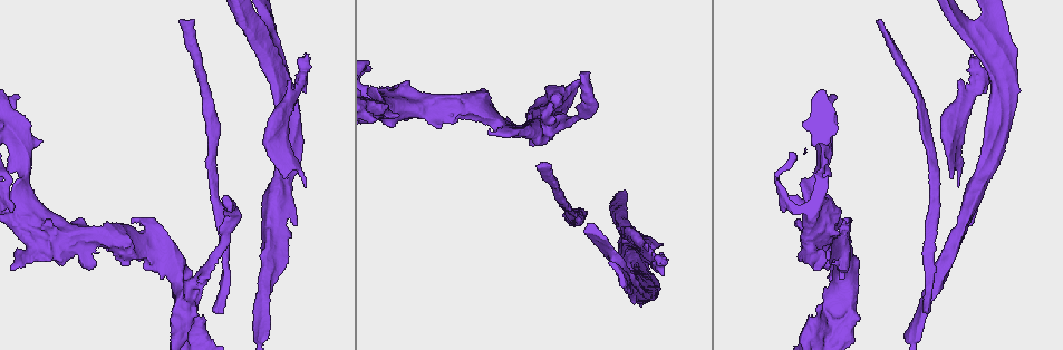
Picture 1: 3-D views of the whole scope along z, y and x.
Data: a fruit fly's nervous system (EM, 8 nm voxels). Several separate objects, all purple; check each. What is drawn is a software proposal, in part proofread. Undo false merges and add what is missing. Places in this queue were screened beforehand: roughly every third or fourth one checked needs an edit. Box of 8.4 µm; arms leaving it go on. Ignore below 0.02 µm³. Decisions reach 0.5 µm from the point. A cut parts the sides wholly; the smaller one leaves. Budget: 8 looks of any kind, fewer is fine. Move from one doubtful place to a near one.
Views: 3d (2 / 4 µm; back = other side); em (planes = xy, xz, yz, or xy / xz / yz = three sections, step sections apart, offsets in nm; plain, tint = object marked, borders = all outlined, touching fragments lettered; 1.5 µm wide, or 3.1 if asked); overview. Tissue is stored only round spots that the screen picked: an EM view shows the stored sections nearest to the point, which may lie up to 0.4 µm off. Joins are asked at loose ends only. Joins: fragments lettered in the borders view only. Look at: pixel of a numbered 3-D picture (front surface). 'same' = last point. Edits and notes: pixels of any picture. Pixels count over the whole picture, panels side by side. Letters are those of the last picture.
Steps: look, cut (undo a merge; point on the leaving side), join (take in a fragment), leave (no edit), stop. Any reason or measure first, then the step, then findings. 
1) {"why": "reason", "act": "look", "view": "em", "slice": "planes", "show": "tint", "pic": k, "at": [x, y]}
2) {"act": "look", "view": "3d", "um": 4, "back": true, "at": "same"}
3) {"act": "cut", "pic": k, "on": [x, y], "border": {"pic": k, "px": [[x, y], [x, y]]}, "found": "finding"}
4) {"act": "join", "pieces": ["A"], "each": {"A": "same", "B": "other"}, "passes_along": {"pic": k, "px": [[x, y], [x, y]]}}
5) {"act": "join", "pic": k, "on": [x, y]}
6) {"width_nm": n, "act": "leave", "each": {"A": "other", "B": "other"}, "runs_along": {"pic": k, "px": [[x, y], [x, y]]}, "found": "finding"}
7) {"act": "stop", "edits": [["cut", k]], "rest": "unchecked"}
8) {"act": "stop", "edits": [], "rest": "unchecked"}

{"why": "tapers out", "act": "look", "view": "3d", "um": 4, "pic": 1, "at": [581, 73]}

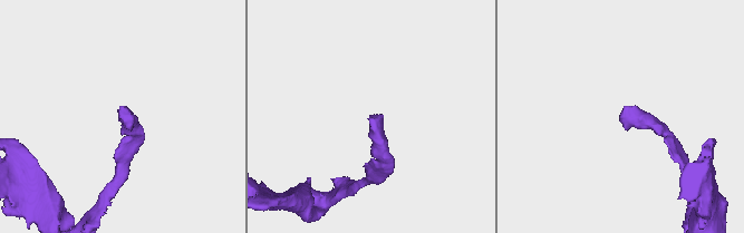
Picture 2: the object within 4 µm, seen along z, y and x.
{"why": "shape alone is not enough", "act": "look", "view": "em", "slice": "planes", "show": "borders", "pic": 2, "at": [368, 119]}

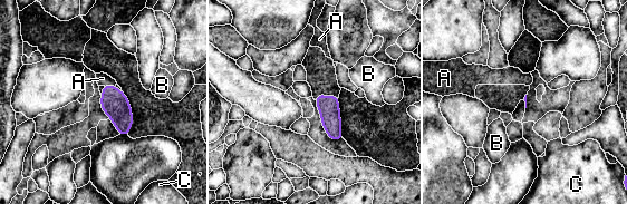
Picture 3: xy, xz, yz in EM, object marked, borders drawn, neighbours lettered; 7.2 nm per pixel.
{"longest_contact_nm": ["A", 100], "act": "join", "pieces": ["A"], "each": {"A": "same", "B": "other", "C": "other"}, "found": "it goes on there"}

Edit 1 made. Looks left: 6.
{"act": "look", "view": "overview"}

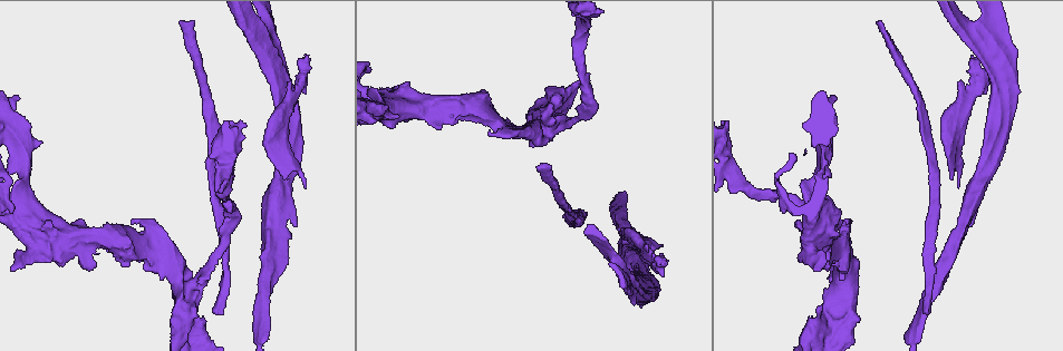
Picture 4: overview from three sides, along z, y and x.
{"why": "free end", "act": "look", "view": "em", "slice": "planes", "show": "tint", "pic": 4, "at": [922, 311]}

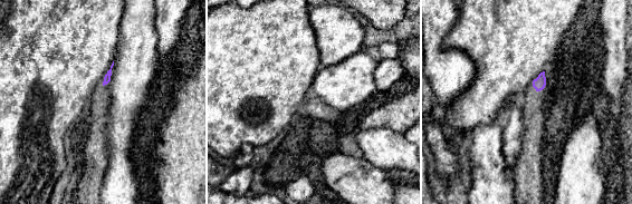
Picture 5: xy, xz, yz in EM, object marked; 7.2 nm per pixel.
{"why": "see the neighbours", "act": "look", "view": "em", "slice": "planes", "show": "borders", "at": "same"}

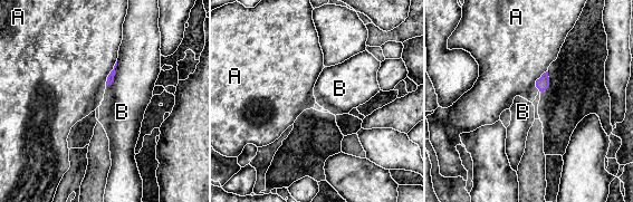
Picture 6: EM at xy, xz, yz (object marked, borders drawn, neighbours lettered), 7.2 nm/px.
{"act": "leave", "each": {"A": "other", "B": "other"}, "found": "no lettered fragment goes on from it"}

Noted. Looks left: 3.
{"why": "an open end", "act": "look", "view": "3d", "um": 4, "pic": 4, "at": [648, 245]}

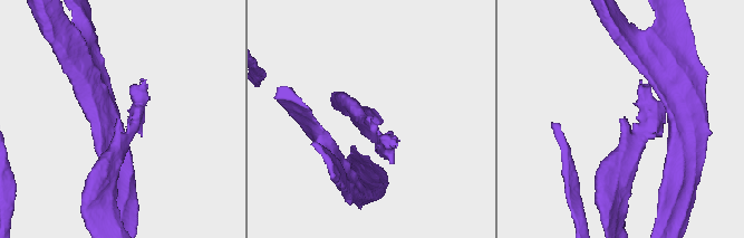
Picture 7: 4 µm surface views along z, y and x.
{"why": "need the tissue", "act": "look", "view": "em", "slice": "planes", "show": "borders", "pic": 7, "at": [118, 119]}

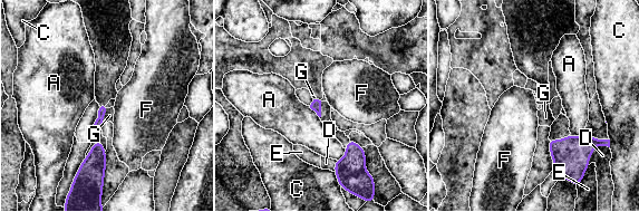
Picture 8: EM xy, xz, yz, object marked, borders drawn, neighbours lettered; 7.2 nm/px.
{"act": "leave", "each": {"A": "other", "C": "other", "D": "other", "E": "other", "F": "other", "G": "other"}, "found": "no lettered fragment goes on from it"}

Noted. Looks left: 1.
{"act": "stop", "edits": [["join", 3]], "rest": "unchecked"}

